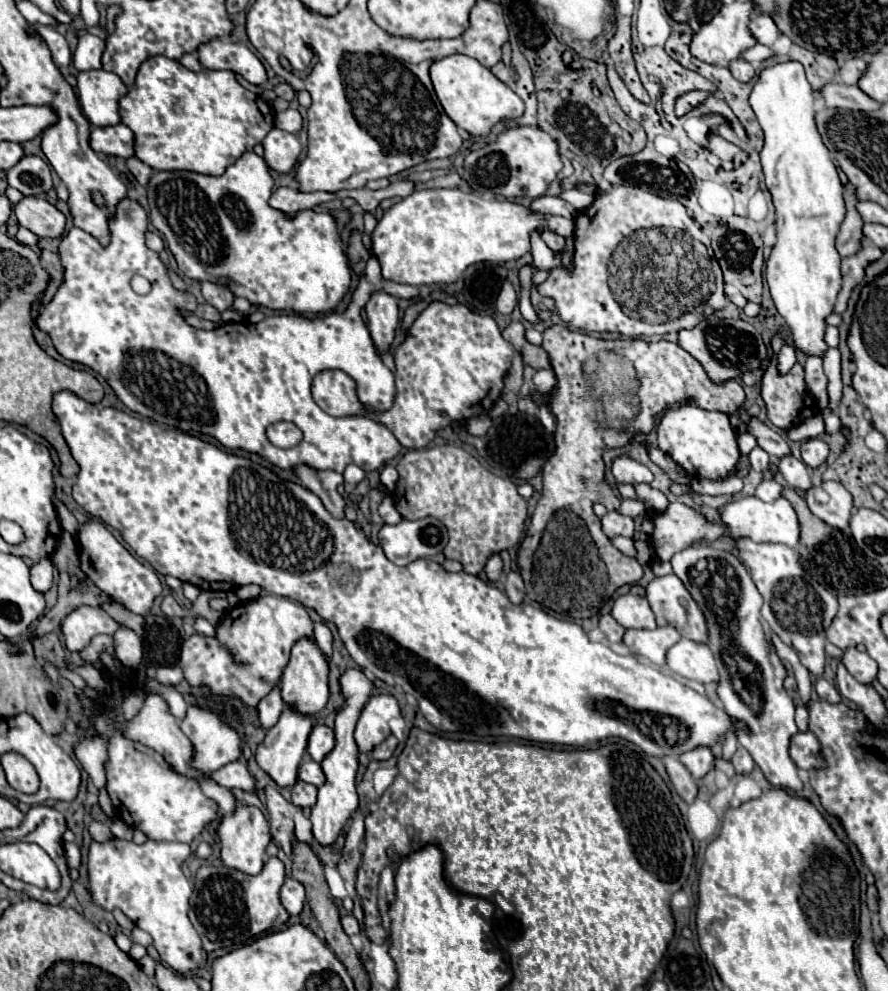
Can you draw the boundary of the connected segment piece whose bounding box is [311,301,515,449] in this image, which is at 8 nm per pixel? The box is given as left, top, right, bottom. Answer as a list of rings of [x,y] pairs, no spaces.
[[[433,301],[427,309],[419,313],[419,317],[413,321],[409,327],[409,333],[401,345],[395,349],[395,367],[397,367],[397,395],[387,411],[375,411],[369,409],[367,405],[361,405],[357,397],[357,383],[343,371],[321,371],[313,379],[313,393],[315,401],[321,409],[325,409],[333,417],[369,417],[375,419],[391,429],[391,433],[397,437],[397,441],[407,447],[407,449],[423,449],[427,447],[437,431],[451,427],[453,423],[463,423],[477,413],[489,413],[493,403],[499,399],[503,385],[505,385],[505,375],[511,367],[515,349],[509,345],[509,341],[503,339],[501,329],[497,327],[495,319],[489,315],[479,315],[471,311],[467,305],[457,303],[457,305],[447,305],[443,301]]]

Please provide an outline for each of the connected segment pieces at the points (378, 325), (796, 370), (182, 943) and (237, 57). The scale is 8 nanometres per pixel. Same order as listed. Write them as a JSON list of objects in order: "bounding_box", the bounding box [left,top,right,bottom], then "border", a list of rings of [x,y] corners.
[{"bounding_box":[365,291,399,351],"border":[[[375,291],[369,303],[365,305],[365,311],[369,317],[369,331],[371,331],[375,347],[379,351],[387,351],[399,321],[397,299],[385,291]]]},{"bounding_box":[761,331,819,431],"border":[[[777,331],[775,337],[771,339],[773,357],[771,357],[771,361],[767,363],[767,369],[765,369],[763,379],[761,379],[761,397],[763,397],[765,407],[767,407],[767,419],[769,419],[775,427],[779,427],[779,429],[783,429],[783,431],[789,431],[791,427],[799,425],[801,421],[805,421],[805,419],[817,415],[817,413],[819,413],[819,405],[817,405],[817,401],[811,397],[811,393],[807,391],[807,385],[805,385],[805,369],[803,369],[799,363],[795,363],[789,373],[785,373],[785,375],[779,373],[779,369],[777,369],[777,357],[779,357],[779,351],[781,351],[783,345],[785,345],[783,333]]]},{"bounding_box":[87,839,203,975],"border":[[[111,839],[107,843],[95,843],[93,841],[89,847],[89,863],[87,863],[95,903],[101,905],[103,909],[109,909],[109,911],[119,907],[139,929],[147,931],[153,937],[153,945],[155,945],[157,953],[161,955],[161,959],[173,971],[177,971],[181,975],[197,969],[203,961],[201,939],[187,917],[189,897],[191,897],[193,889],[191,889],[191,883],[187,881],[187,877],[183,875],[181,865],[189,855],[191,855],[189,845],[179,843],[179,841],[151,841],[149,839],[143,845],[135,845],[133,841]]]},{"bounding_box":[197,43,267,85],"border":[[[205,43],[197,49],[197,55],[205,69],[229,69],[255,85],[263,85],[267,81],[267,73],[259,57],[241,43]]]}]

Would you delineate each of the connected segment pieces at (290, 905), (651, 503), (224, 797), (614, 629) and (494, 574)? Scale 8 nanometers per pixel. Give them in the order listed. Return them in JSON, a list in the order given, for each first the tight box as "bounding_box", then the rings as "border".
[{"bounding_box":[281,877,305,915],"border":[[[293,877],[285,879],[285,883],[281,887],[281,903],[287,909],[287,913],[289,915],[299,915],[301,909],[303,909],[303,901],[305,901],[303,885]]]},{"bounding_box":[633,483,667,513],"border":[[[637,483],[637,485],[633,485],[635,487],[635,491],[637,491],[637,495],[645,501],[645,505],[647,505],[647,511],[651,511],[651,513],[659,513],[659,511],[665,511],[665,507],[667,507],[667,497],[659,491],[659,489],[653,489],[649,483]]]},{"bounding_box":[201,781,235,815],"border":[[[203,781],[201,783],[201,789],[203,789],[203,795],[205,797],[209,797],[209,799],[213,799],[217,803],[221,815],[223,813],[231,813],[235,809],[235,799],[233,799],[233,795],[231,795],[229,789],[219,787],[219,785],[211,783],[211,781]]]},{"bounding_box":[599,613,625,641],"border":[[[605,613],[605,615],[601,617],[601,621],[599,621],[599,629],[607,635],[609,641],[621,641],[621,639],[623,639],[623,633],[625,633],[625,629],[613,619],[611,613]]]},{"bounding_box":[485,553,503,581],"border":[[[493,553],[487,561],[487,567],[485,567],[485,573],[489,577],[489,581],[497,581],[501,575],[503,575],[503,561],[497,553]]]}]

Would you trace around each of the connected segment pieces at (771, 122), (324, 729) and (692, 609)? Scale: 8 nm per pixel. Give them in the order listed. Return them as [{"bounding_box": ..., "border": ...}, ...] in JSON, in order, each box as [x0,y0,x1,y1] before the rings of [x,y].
[{"bounding_box":[749,61,845,355],"border":[[[799,61],[777,63],[765,67],[759,73],[759,79],[749,95],[749,103],[757,115],[757,121],[765,133],[765,145],[761,151],[761,165],[765,175],[765,185],[773,197],[775,205],[775,225],[777,225],[777,245],[767,259],[767,283],[771,297],[775,301],[777,311],[783,315],[791,339],[797,349],[805,351],[805,355],[823,355],[827,349],[823,341],[825,323],[823,319],[833,313],[835,297],[841,289],[841,257],[835,251],[835,235],[839,233],[839,225],[845,217],[845,197],[843,183],[839,179],[837,167],[831,159],[829,149],[823,145],[821,135],[815,127],[815,95],[805,77],[805,69]]]},{"bounding_box":[307,723,335,763],"border":[[[315,723],[309,733],[309,745],[307,745],[307,753],[311,755],[311,759],[321,763],[323,757],[333,749],[333,745],[335,745],[333,729],[327,725]]]},{"bounding_box":[647,575,705,643],"border":[[[677,575],[655,577],[647,585],[647,601],[657,617],[657,625],[673,625],[683,637],[705,643],[705,617]]]}]

